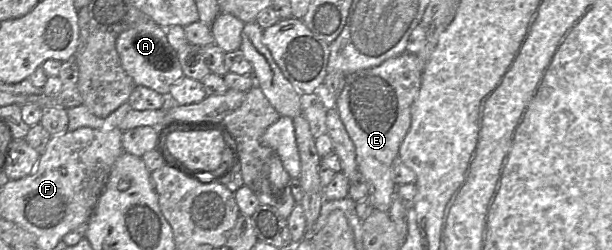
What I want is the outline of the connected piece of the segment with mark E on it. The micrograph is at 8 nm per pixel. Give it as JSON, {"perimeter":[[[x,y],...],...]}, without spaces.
{"perimeter":[[[405,52],[379,66],[353,72],[346,75],[343,90],[335,101],[335,108],[355,146],[358,171],[370,186],[375,209],[381,211],[389,211],[396,196],[398,186],[393,180],[393,163],[399,159],[400,145],[411,126],[411,107],[420,91],[424,66],[417,54]]]}

